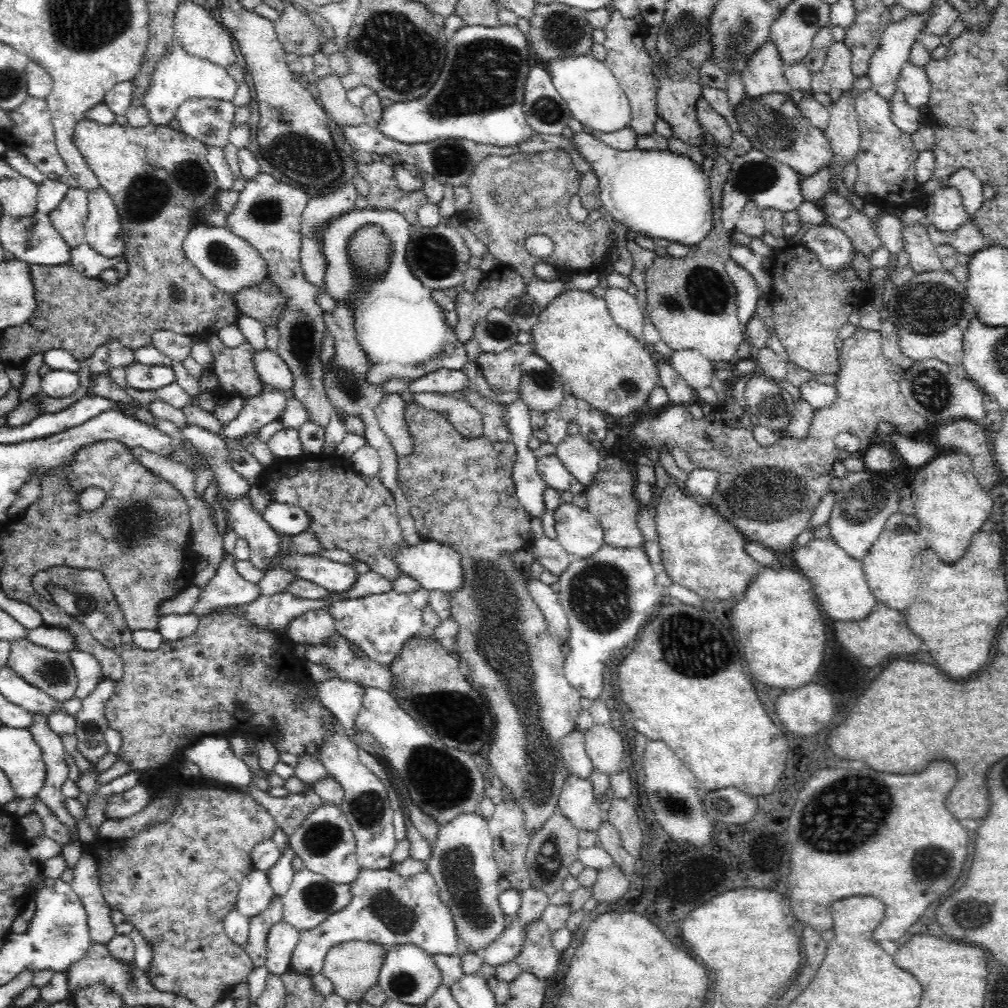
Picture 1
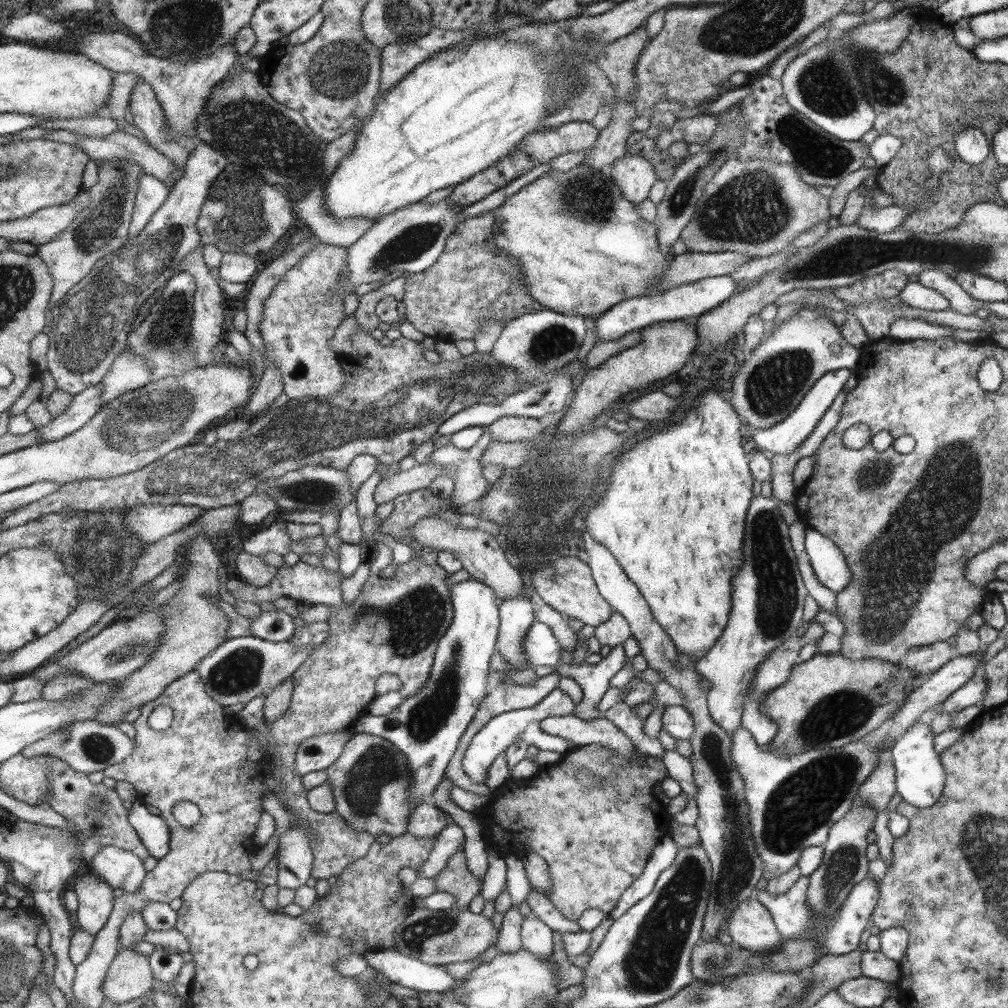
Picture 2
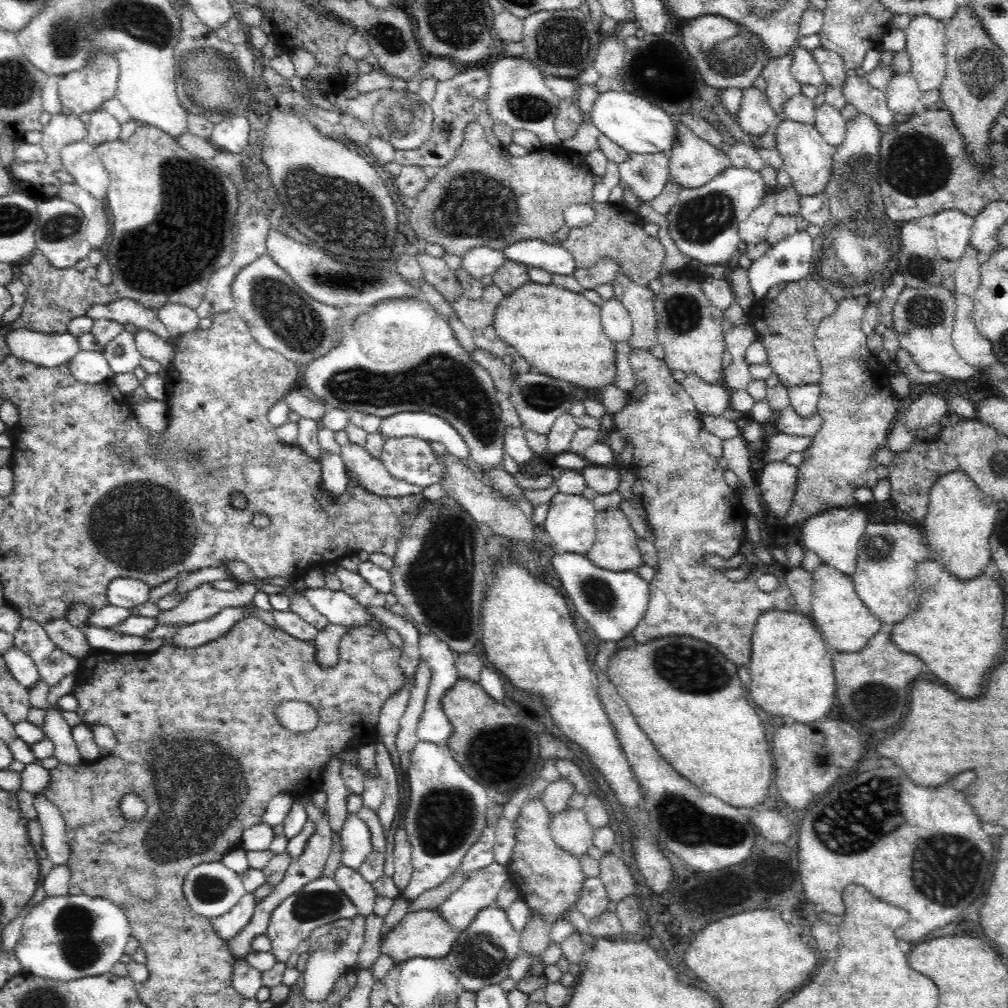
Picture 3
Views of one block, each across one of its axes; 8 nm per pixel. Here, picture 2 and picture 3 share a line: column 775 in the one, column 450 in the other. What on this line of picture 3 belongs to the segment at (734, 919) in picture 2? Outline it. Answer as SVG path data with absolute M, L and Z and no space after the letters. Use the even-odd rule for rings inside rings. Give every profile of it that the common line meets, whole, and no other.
M428 909L419 911L408 911L396 924L392 925L387 933L382 933L378 940L378 953L387 956L396 963L406 962L408 960L421 957L424 959L445 958L452 950L458 932L454 932L438 916L437 912Z

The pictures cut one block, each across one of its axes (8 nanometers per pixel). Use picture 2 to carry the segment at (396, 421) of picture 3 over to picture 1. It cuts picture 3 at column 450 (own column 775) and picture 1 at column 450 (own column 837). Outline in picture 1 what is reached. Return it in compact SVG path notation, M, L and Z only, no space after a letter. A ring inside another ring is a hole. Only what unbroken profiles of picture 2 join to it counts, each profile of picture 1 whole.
M438 368L434 372L414 380L408 389L415 396L420 392L438 392L439 394L452 394L458 397L458 392L462 390L462 387L468 385L471 384L461 370Z

